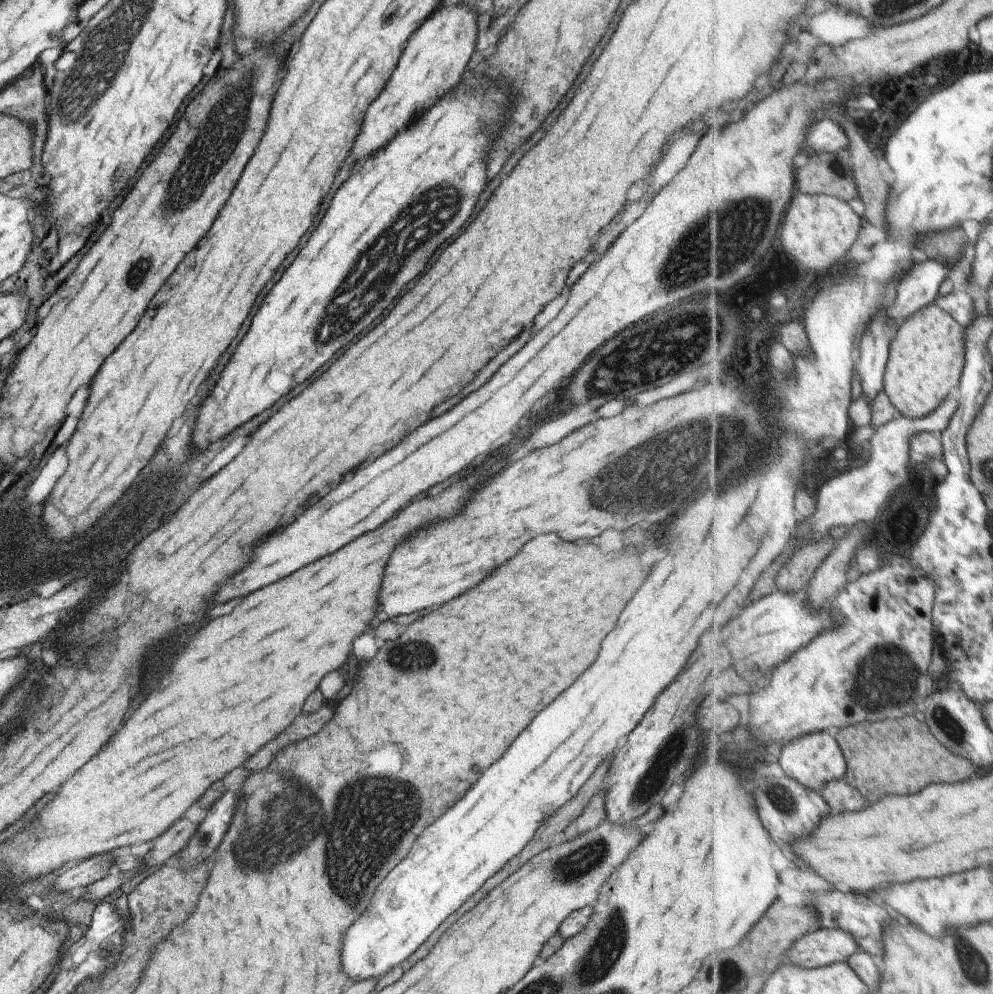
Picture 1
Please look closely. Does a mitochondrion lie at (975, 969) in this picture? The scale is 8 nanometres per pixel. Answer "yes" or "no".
yes

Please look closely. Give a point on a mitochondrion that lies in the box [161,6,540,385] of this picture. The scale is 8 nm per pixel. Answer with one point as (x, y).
(381, 263)

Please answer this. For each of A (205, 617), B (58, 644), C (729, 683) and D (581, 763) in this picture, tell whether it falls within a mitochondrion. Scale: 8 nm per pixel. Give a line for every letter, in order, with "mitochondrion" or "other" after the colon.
A: other
B: other
C: mitochondrion
D: other

